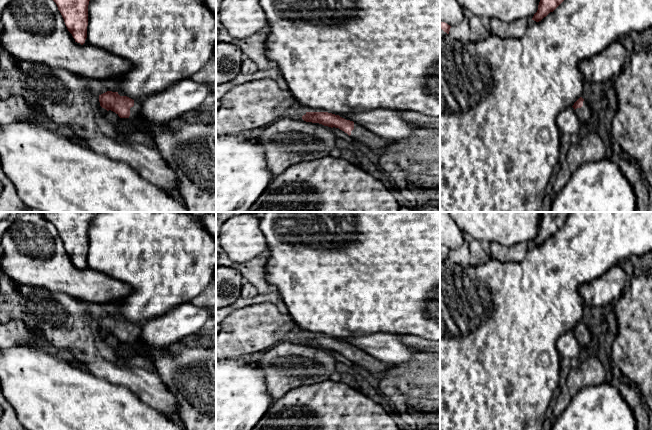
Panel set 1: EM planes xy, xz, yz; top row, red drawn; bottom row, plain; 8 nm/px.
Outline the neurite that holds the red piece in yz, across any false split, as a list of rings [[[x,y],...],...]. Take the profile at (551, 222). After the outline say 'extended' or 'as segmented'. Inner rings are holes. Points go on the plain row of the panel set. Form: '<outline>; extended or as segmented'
[[[541,212],[541,224],[532,244],[539,246],[553,236],[563,225],[570,212]]]; as segmented

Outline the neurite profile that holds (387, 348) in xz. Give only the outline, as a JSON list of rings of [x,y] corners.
[[[395,334],[351,335],[339,340],[370,354],[394,370],[400,370],[405,367],[417,354],[410,346],[402,343],[399,335]]]

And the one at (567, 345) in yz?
[[[573,331],[563,334],[556,343],[558,353],[562,358],[573,359],[583,356],[583,350]]]

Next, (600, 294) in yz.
[[[616,264],[597,280],[582,284],[579,292],[584,303],[598,312],[607,310],[619,300],[627,282],[625,271]]]

